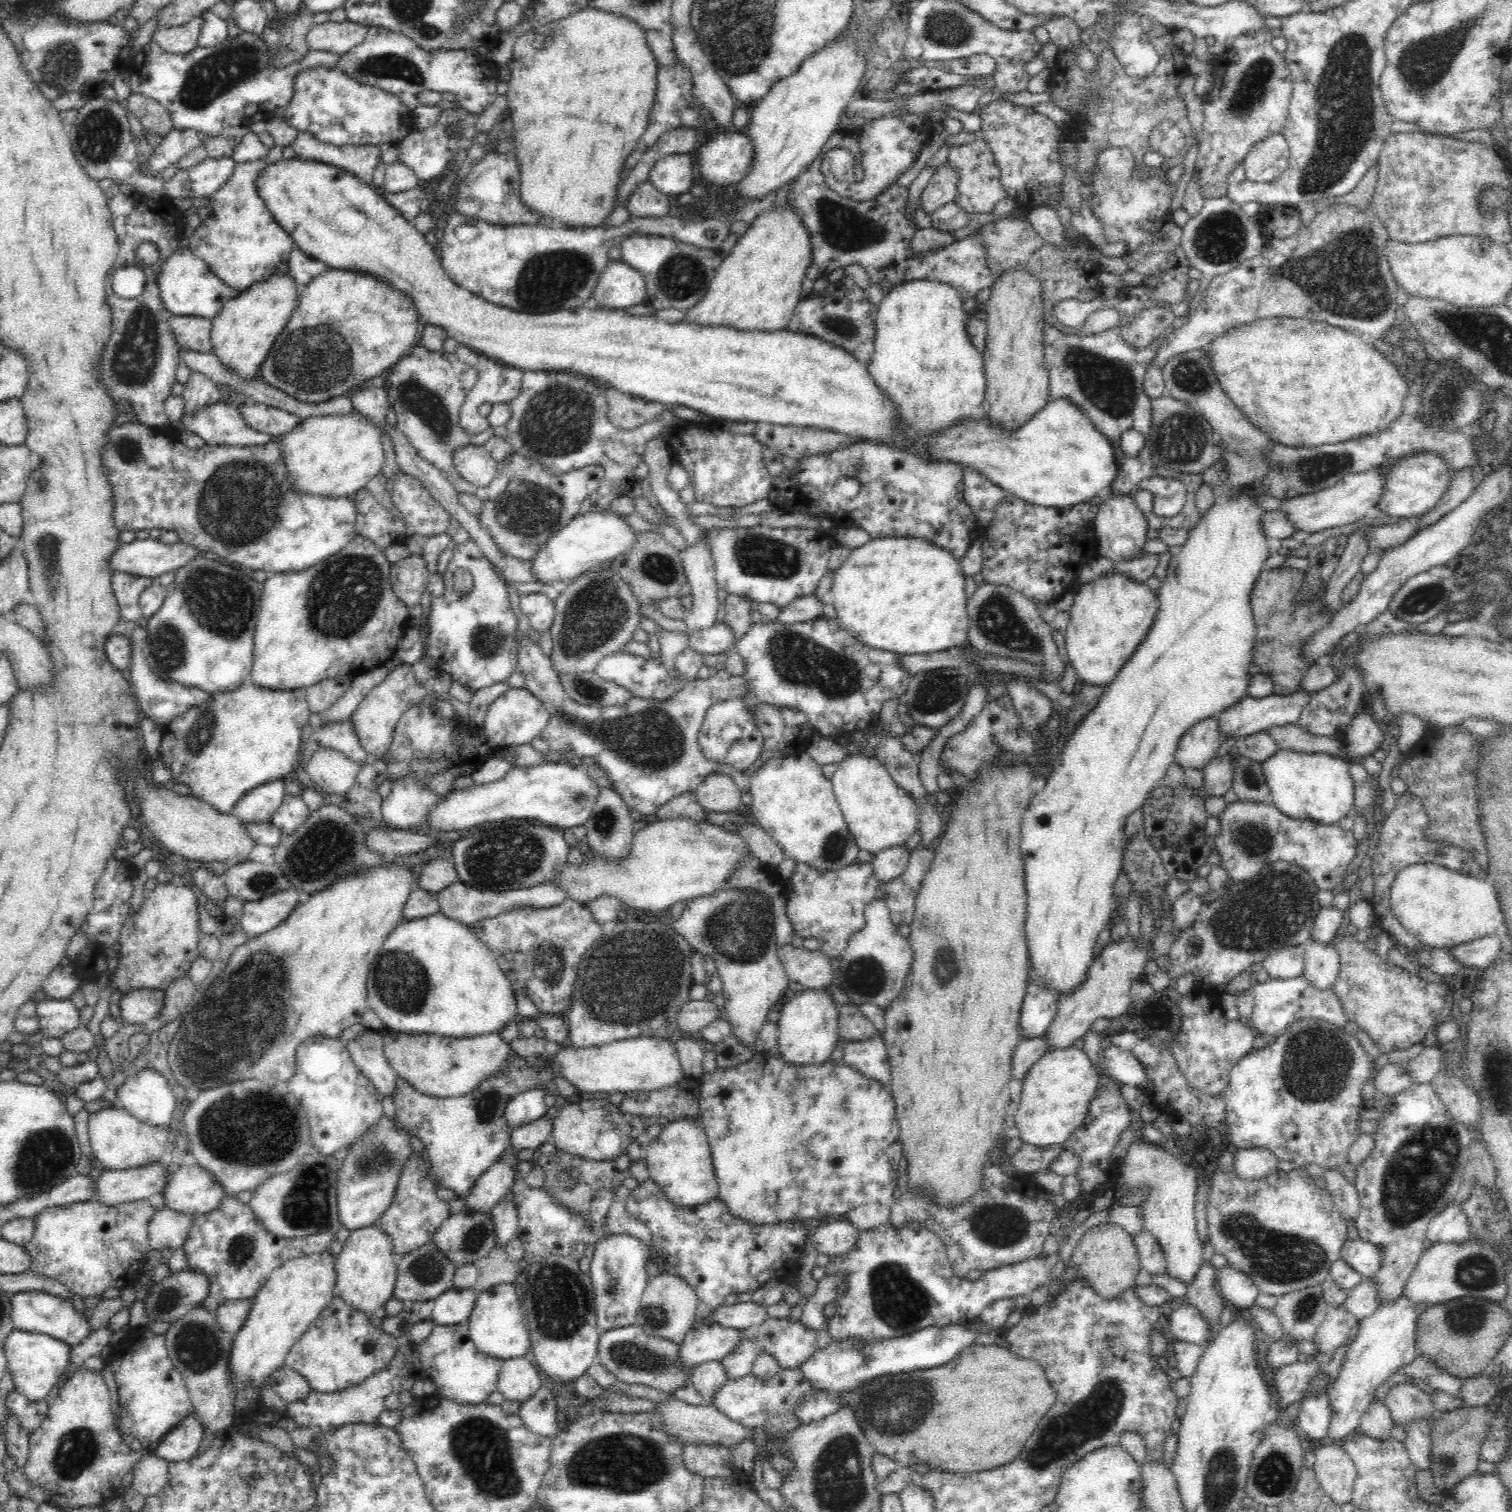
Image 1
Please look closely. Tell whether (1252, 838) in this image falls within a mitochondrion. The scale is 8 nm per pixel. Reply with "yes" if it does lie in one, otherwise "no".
yes

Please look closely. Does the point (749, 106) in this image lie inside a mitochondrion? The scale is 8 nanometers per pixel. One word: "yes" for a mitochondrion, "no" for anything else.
no

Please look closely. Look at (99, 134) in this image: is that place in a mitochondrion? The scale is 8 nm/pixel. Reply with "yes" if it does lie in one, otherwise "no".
yes

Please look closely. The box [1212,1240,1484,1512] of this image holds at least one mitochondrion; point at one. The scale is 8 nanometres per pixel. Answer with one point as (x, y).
(1274, 1474)

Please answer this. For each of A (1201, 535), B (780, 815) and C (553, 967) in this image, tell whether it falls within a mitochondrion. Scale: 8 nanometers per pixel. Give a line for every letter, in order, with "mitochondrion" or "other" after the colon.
A: other
B: other
C: mitochondrion

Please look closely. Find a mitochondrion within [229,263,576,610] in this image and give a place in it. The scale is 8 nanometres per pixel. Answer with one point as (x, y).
(313, 355)

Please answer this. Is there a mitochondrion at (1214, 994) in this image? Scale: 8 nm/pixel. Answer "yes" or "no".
no

